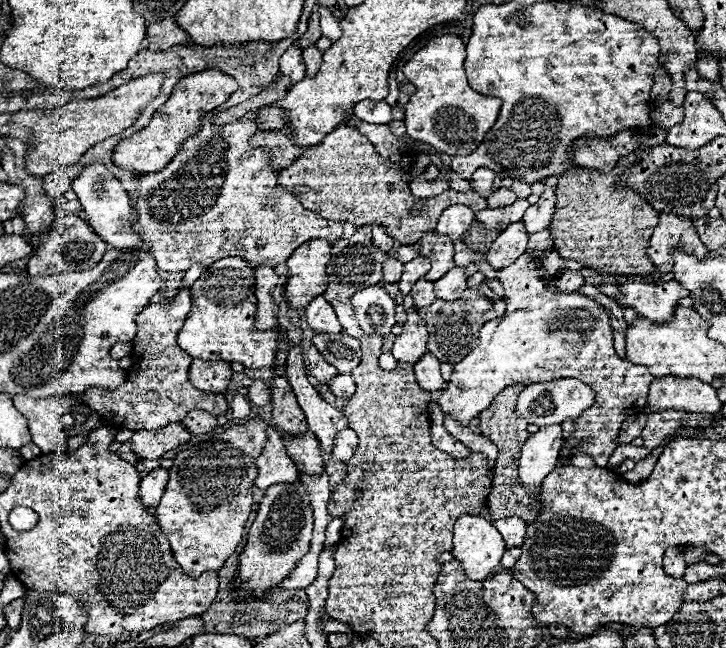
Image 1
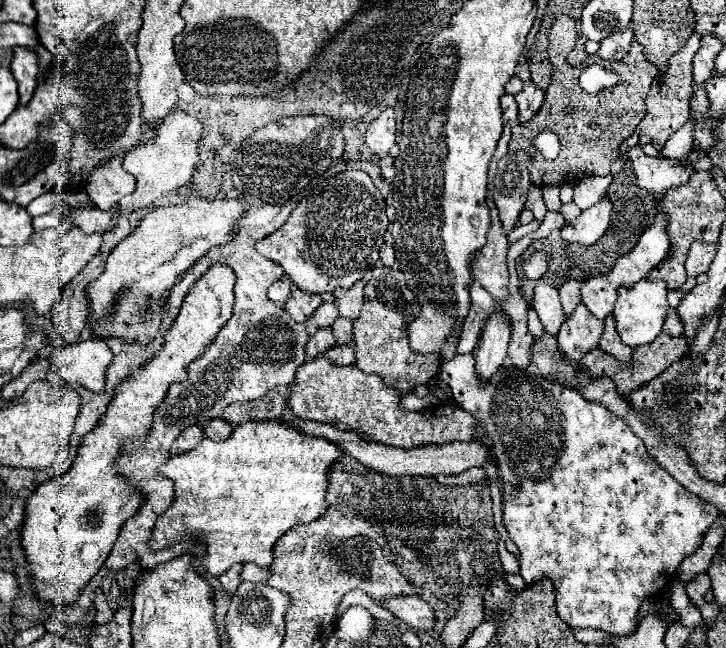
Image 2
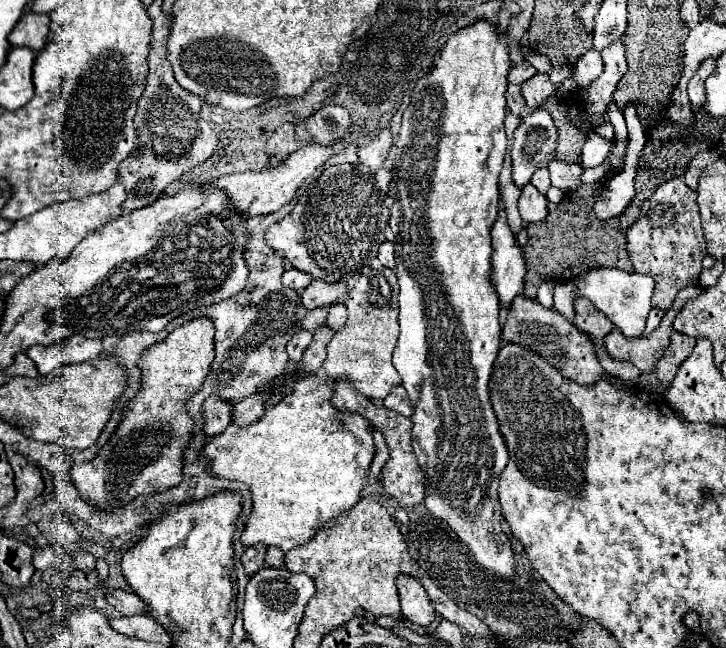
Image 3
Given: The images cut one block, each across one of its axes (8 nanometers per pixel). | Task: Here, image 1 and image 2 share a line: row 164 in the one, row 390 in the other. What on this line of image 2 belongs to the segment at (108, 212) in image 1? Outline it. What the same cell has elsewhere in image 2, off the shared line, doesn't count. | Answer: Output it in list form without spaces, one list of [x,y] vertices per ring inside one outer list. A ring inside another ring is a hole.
[[[86,340],[68,344],[56,350],[50,360],[52,370],[64,382],[76,382],[90,392],[104,392],[106,368],[112,362],[112,352],[102,340]]]

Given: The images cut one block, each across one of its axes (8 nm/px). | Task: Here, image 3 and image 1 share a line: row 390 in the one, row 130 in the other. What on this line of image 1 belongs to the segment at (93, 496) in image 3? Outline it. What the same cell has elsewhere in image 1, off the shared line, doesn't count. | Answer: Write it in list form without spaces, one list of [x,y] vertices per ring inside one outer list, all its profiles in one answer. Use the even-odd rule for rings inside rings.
[[[204,70],[182,78],[172,88],[172,94],[166,104],[162,104],[154,112],[148,126],[132,134],[130,138],[124,138],[122,144],[116,144],[112,154],[114,164],[120,170],[130,170],[136,174],[148,174],[166,168],[166,164],[170,164],[170,160],[176,156],[180,142],[194,136],[202,124],[202,118],[210,110],[224,104],[232,92],[236,92],[236,80],[232,80],[232,76],[228,74],[222,74],[220,70]]]

